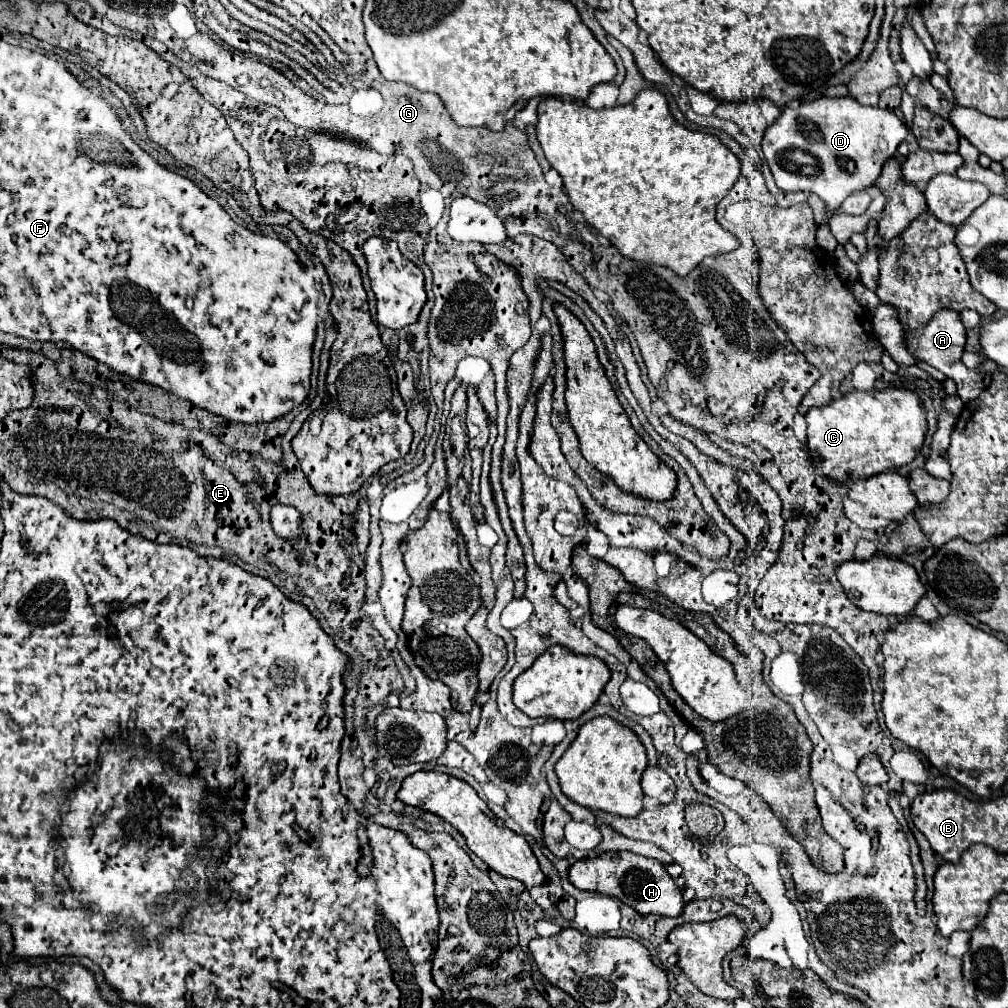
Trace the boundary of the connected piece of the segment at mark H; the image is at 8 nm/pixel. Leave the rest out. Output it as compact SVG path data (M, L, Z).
M605 852L595 858L585 858L569 868L569 880L579 890L599 892L621 900L639 914L679 916L685 908L683 894L675 880L667 874L665 866L653 858L645 858L631 852Z

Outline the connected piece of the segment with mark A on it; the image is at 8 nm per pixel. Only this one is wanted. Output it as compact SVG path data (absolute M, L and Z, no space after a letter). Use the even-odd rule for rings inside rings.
M945 308L937 310L935 316L923 328L905 330L905 346L907 346L907 350L909 350L909 354L913 358L927 362L929 366L941 370L947 378L951 378L957 384L957 394L959 394L959 398L963 402L979 398L979 394L985 390L983 378L975 370L969 370L961 362L963 348L965 348L965 326L963 326L963 322L959 318L959 312L945 310Z

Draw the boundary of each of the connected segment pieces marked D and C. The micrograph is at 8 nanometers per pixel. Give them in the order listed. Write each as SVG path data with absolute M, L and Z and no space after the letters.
M821 96L811 102L801 102L799 108L785 108L777 122L767 128L763 136L763 152L771 166L777 186L783 192L815 192L823 202L829 216L841 210L841 202L859 190L865 190L877 182L883 164L895 156L901 140L909 138L909 128L891 112L883 108L863 106L855 98L827 98Z
M885 388L885 390L851 390L849 394L831 400L827 406L811 408L807 412L807 448L813 464L831 480L841 484L871 478L875 474L887 472L891 468L901 468L911 464L925 440L927 422L921 400L915 392L905 388Z

